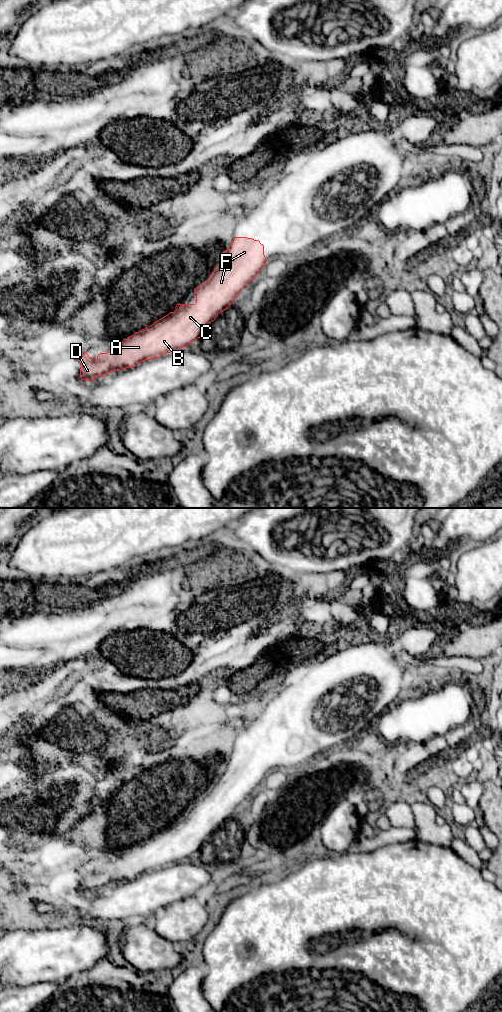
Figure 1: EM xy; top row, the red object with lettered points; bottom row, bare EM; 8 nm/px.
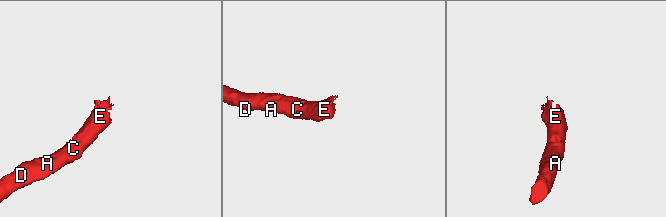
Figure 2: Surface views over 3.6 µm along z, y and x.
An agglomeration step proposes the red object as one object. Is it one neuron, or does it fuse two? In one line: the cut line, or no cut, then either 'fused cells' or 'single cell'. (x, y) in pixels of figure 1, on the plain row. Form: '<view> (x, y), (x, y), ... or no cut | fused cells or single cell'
no cut | single cell

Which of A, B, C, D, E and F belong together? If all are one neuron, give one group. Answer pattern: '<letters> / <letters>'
A B C D E F

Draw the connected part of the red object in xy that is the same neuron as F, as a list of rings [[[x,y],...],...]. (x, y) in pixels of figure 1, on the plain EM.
[[[234,749],[233,755],[224,763],[221,774],[212,784],[209,792],[195,800],[195,816],[177,816],[176,822],[154,834],[148,840],[135,844],[125,854],[107,864],[100,865],[94,872],[84,864],[80,874],[80,890],[89,894],[98,888],[105,889],[113,883],[133,880],[145,872],[159,870],[166,865],[177,863],[200,850],[209,836],[224,822],[228,821],[239,808],[244,798],[250,795],[266,777],[264,757],[259,752],[247,749]]]

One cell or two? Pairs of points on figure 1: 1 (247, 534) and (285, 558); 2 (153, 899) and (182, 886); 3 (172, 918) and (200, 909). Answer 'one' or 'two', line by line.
1: one
2: one
3: one

